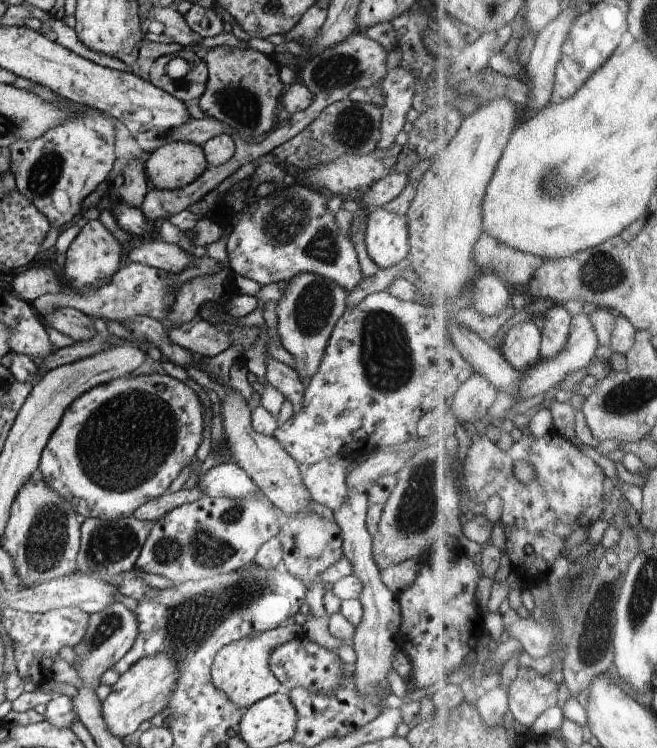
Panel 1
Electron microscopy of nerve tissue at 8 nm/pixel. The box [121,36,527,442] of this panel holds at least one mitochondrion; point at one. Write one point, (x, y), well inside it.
(387, 364)

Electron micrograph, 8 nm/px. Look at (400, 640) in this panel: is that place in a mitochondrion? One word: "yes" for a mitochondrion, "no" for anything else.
no

